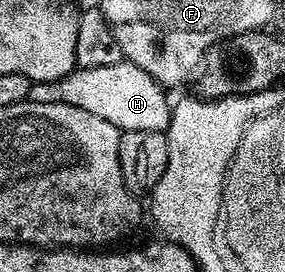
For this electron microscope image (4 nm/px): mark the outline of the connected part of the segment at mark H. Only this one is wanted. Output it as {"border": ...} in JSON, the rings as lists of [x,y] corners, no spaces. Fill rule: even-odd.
{"border":[[[125,60],[107,68],[77,68],[58,81],[33,83],[28,93],[28,102],[66,103],[72,107],[81,107],[114,124],[122,132],[166,132],[172,115],[172,104],[168,102],[166,94],[163,86],[148,72],[143,72],[142,68]]]}

